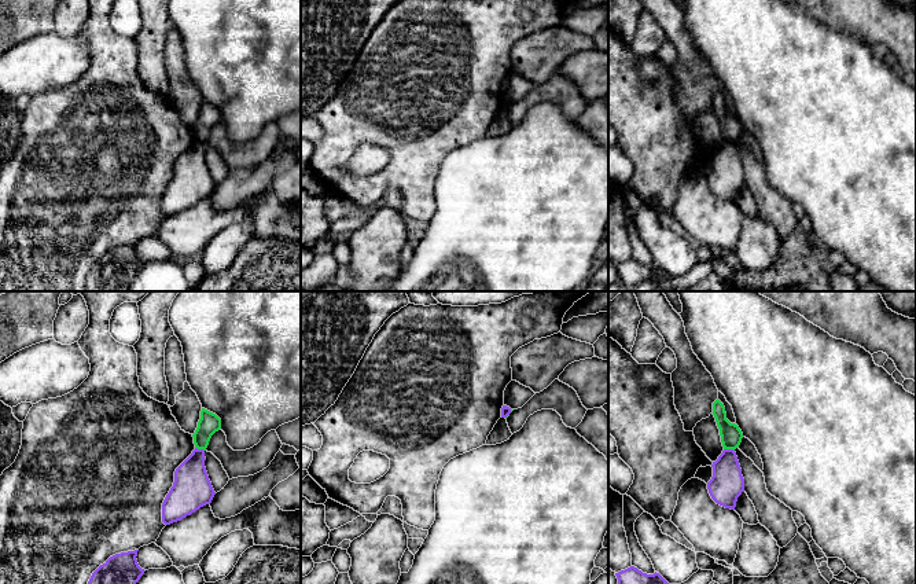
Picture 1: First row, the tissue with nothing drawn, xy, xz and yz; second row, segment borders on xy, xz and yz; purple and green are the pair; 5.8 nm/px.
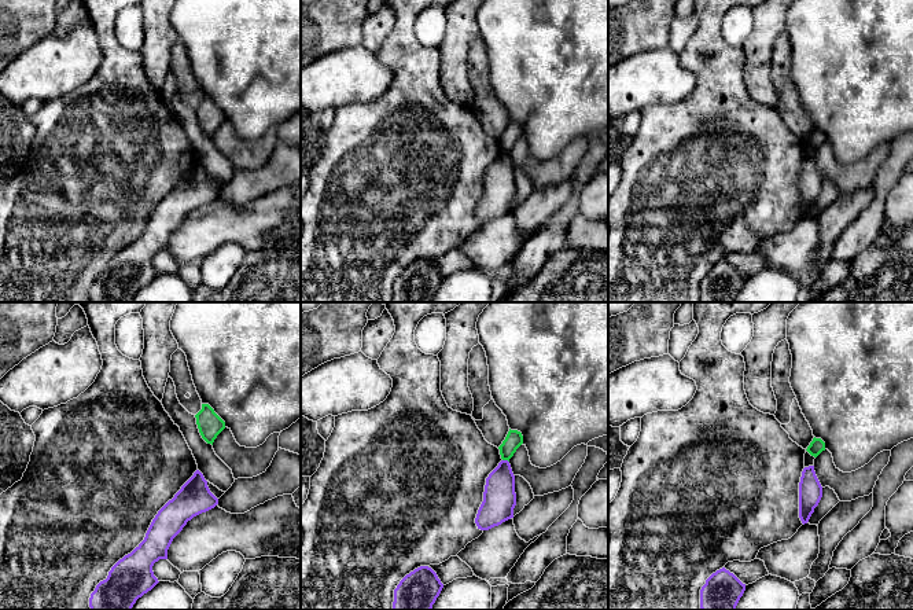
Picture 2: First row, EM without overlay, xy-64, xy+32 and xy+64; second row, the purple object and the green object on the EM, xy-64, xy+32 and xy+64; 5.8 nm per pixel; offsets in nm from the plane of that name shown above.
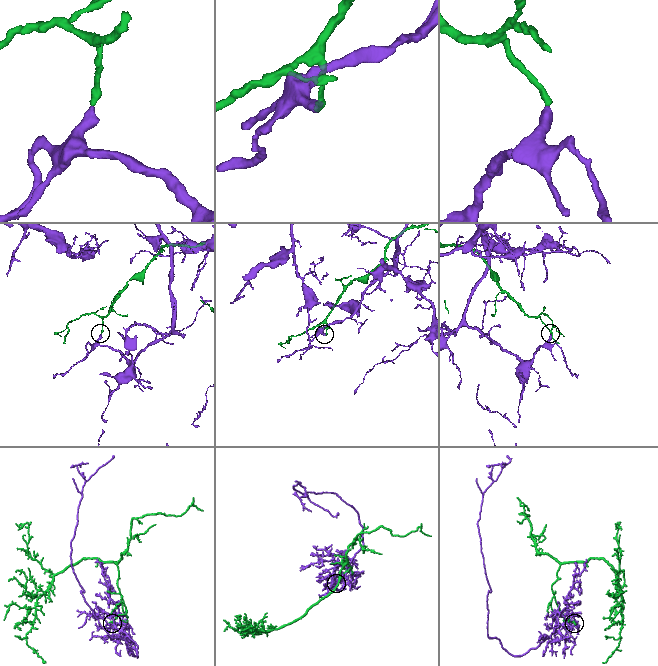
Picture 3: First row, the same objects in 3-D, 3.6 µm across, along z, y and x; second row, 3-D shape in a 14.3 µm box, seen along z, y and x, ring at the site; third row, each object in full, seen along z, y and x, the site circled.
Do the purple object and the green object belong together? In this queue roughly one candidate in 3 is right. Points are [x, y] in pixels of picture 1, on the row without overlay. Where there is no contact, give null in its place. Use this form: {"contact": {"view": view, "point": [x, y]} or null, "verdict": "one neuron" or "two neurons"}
{"contact": {"view": "yz", "point": [729, 142]}, "verdict": "two neurons"}

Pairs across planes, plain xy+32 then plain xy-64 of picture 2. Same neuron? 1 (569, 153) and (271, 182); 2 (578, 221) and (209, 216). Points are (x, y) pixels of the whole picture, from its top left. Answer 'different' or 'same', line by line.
1: different
2: same

